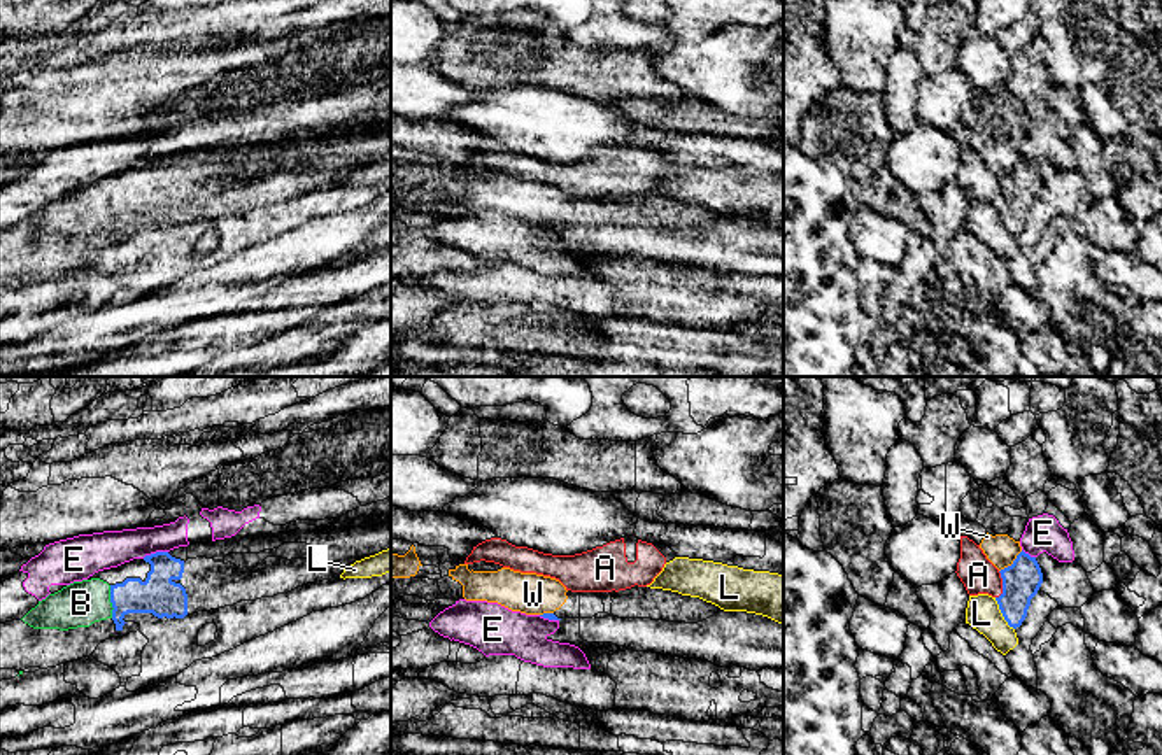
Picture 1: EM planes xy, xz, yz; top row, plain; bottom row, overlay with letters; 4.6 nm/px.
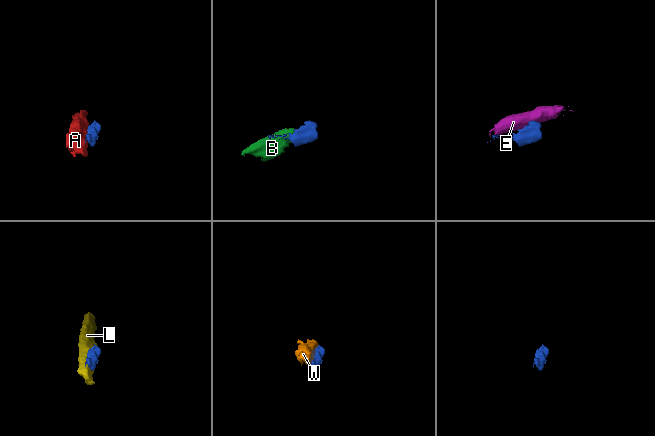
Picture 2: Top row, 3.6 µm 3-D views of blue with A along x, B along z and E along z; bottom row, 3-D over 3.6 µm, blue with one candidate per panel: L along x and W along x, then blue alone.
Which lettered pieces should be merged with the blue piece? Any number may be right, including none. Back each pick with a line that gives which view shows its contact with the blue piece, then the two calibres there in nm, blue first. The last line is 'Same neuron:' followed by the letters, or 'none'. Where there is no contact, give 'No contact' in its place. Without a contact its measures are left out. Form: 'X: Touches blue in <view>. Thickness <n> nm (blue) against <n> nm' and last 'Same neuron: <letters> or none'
B: Touches blue in xy. Thickness 180 nm (blue) against 200 nm
Same neuron: B

